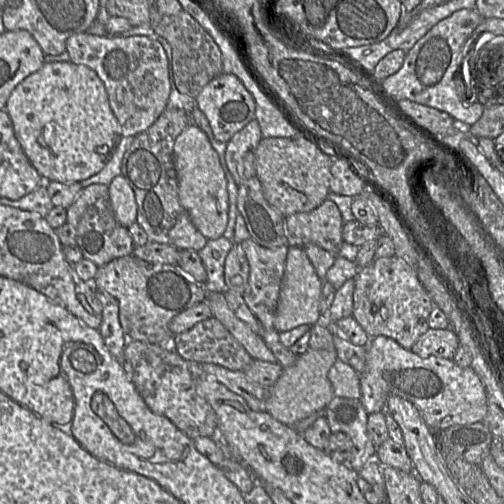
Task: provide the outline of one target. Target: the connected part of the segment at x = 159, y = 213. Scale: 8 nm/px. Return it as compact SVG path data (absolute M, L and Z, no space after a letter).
M165 108L156 121L134 136L121 162L121 175L134 191L138 223L149 241L169 244L177 249L201 250L207 243L192 223L188 212L178 198L178 180L175 170L173 147L177 136L192 123L191 112L178 108Z

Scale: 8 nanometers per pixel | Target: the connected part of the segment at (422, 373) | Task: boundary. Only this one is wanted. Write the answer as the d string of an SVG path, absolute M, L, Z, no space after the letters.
M386 336L370 338L366 347L365 369L358 374L360 401L368 414L385 412L390 395L400 396L413 403L433 431L482 422L487 414L484 386L471 367L461 368L453 360L436 356L421 358Z

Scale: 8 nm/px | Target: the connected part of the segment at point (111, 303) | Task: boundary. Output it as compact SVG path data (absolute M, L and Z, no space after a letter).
M95 290L95 294L102 305L101 325L98 330L108 351L121 361L128 339L119 321L118 301L104 291Z

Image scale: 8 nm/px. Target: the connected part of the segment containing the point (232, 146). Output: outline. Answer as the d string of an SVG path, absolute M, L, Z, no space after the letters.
M253 118L226 143L225 163L237 185L256 175L255 151L262 134Z

